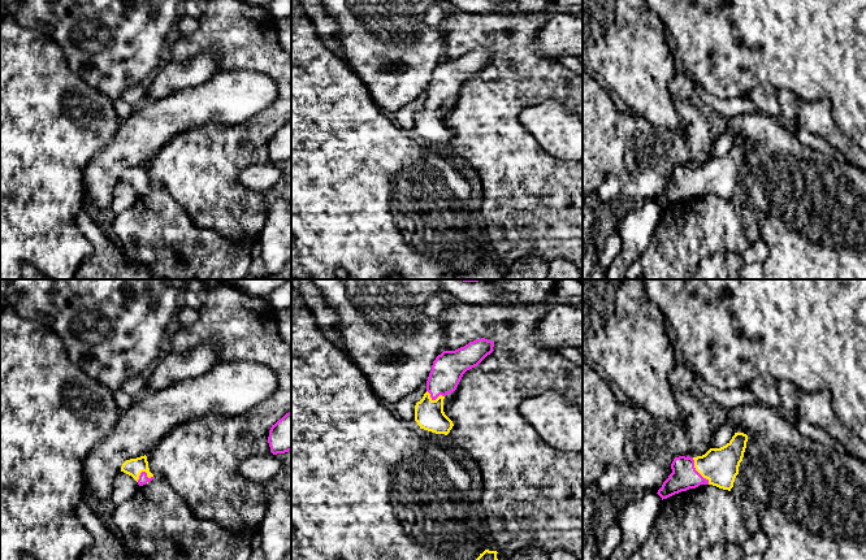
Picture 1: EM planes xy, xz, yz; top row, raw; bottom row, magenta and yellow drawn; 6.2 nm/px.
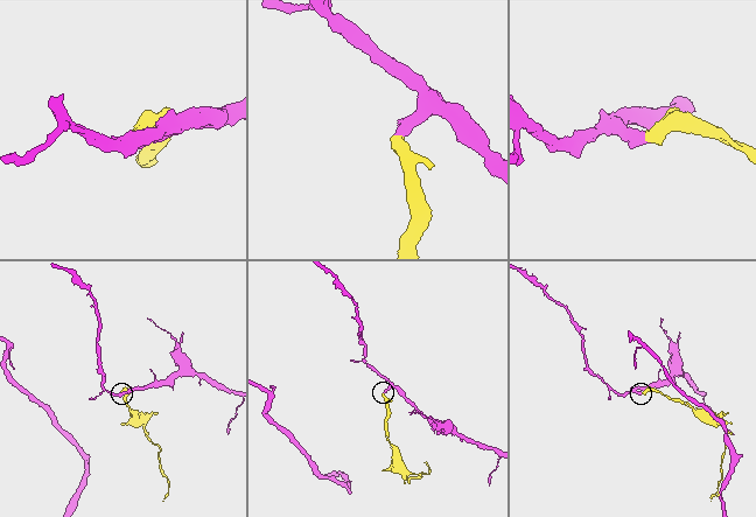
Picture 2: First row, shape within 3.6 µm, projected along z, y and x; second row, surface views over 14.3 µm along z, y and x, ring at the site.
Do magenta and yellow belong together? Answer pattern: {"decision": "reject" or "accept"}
{"decision": "accept"}

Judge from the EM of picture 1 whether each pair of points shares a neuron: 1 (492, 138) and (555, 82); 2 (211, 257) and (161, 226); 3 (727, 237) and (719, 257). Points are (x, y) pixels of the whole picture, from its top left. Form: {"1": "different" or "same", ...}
{"1": "same", "2": "same", "3": "different"}

